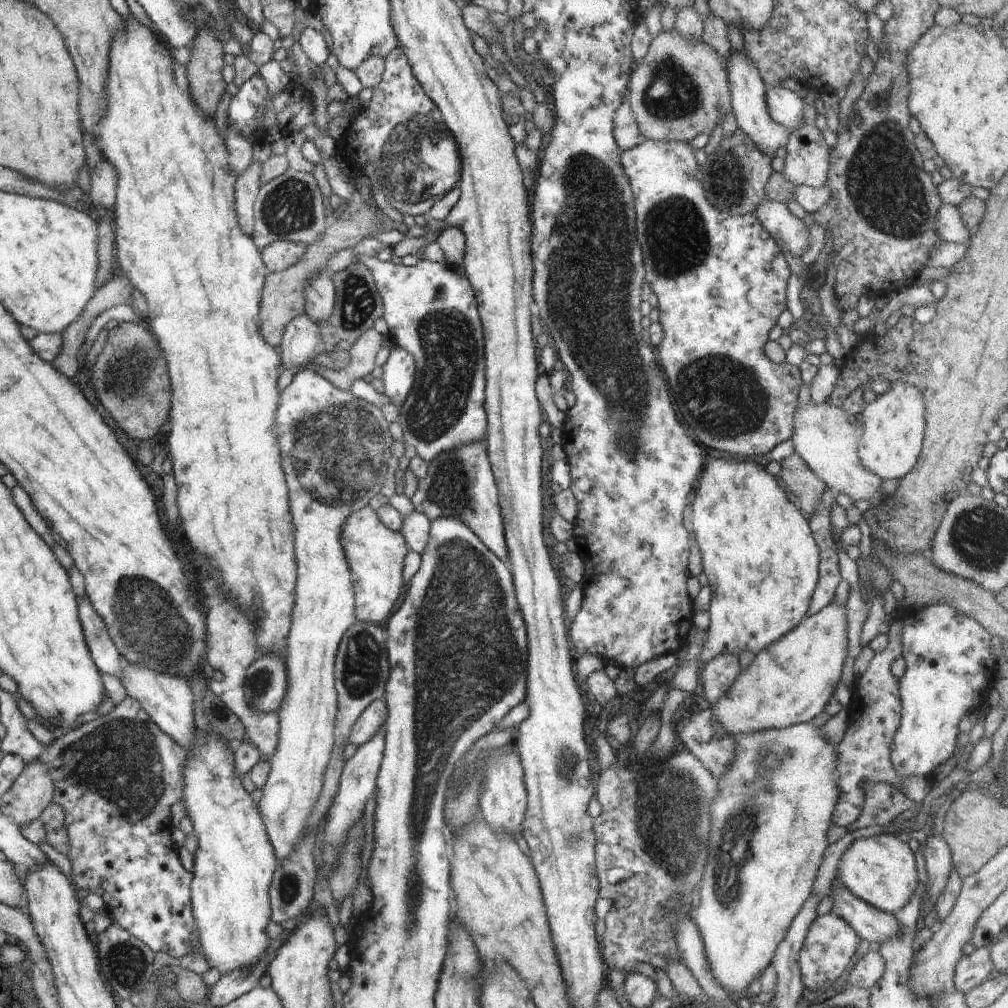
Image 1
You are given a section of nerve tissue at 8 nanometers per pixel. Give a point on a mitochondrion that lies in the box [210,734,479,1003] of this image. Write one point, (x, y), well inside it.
(288, 889)

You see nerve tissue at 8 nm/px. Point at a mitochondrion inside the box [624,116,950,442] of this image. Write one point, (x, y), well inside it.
(884, 183)

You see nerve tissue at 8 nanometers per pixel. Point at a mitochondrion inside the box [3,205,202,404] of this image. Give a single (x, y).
(124, 375)

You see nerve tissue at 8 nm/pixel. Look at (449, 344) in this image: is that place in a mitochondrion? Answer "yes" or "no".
yes

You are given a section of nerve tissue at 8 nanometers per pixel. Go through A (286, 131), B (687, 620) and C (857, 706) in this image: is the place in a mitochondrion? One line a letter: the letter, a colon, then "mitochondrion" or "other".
A: other
B: other
C: other

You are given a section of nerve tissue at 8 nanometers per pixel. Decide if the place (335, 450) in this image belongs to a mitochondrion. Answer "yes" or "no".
yes

